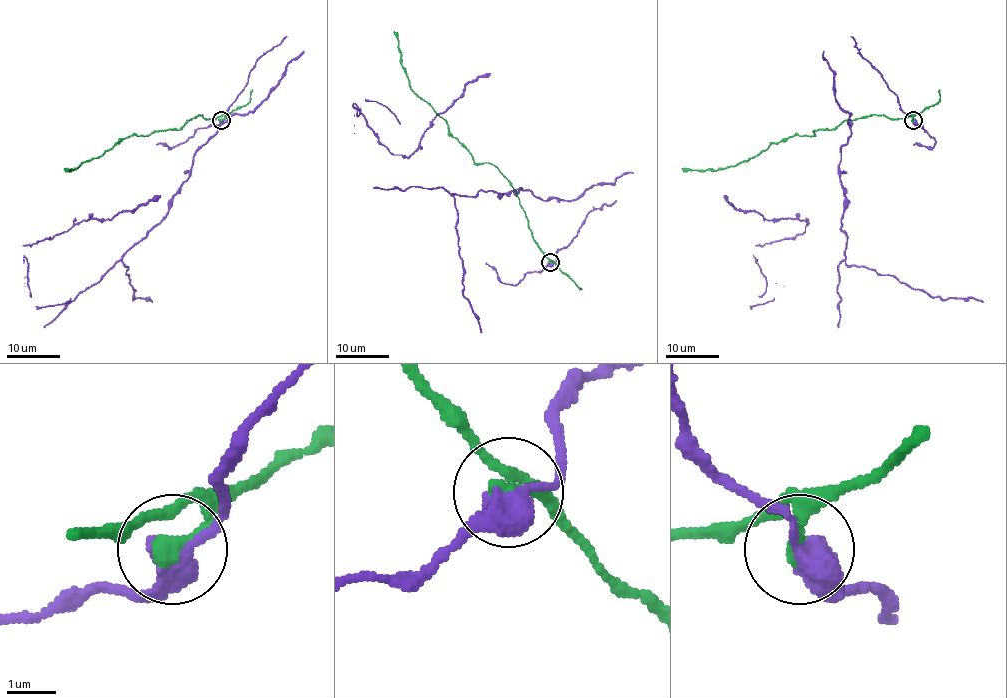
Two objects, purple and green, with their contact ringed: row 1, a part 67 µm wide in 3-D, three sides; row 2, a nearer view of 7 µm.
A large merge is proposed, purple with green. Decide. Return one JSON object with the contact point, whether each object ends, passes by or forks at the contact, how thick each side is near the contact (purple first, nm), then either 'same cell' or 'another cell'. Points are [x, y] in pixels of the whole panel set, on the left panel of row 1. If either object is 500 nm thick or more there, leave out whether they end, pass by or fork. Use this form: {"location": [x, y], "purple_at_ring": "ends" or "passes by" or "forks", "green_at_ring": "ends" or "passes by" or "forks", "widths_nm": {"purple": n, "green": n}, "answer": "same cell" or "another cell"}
{"location": [221, 120], "purple_at_ring": "passes by", "green_at_ring": "ends", "widths_nm": {"purple": 480, "green": 360}, "answer": "another cell"}

